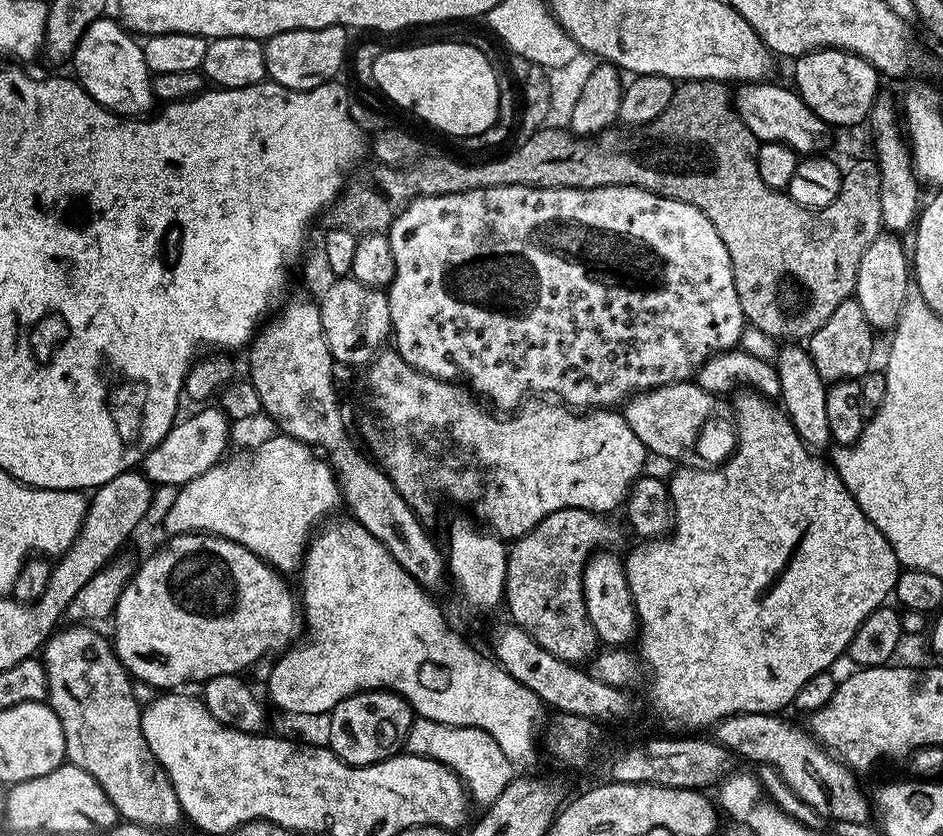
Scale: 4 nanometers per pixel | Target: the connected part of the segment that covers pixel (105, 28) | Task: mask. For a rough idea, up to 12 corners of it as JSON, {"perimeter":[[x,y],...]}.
{"perimeter":[[96,20],[72,54],[80,87],[107,112],[147,117],[141,41]]}

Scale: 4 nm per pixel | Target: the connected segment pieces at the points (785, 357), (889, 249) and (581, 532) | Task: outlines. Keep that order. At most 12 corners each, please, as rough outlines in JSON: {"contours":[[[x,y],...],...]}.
{"contours":[[[807,347],[774,361],[779,403],[813,452],[832,444],[826,382]],[[882,232],[858,264],[854,298],[891,329],[910,295],[910,258]],[[563,508],[508,548],[504,600],[542,650],[598,648],[582,574],[611,519]]]}

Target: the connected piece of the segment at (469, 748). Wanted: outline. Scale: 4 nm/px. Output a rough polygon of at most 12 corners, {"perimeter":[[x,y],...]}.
{"perimeter":[[413,719],[407,751],[442,762],[473,805],[514,778],[502,746],[477,728]]}

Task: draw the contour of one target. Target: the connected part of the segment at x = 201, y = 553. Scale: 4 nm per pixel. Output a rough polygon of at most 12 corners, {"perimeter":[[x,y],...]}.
{"perimeter":[[182,533],[116,607],[116,657],[176,690],[302,636],[283,575]]}

